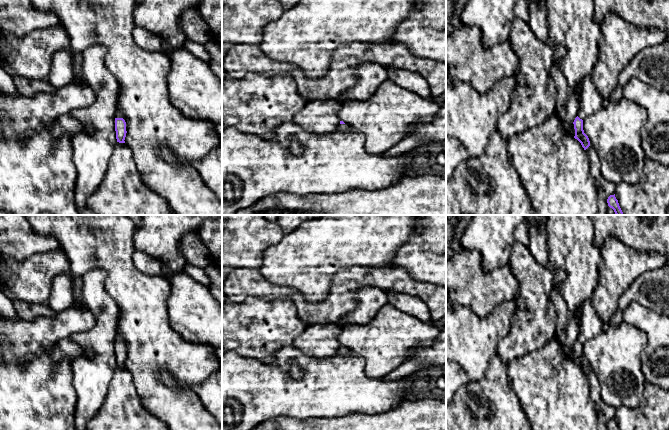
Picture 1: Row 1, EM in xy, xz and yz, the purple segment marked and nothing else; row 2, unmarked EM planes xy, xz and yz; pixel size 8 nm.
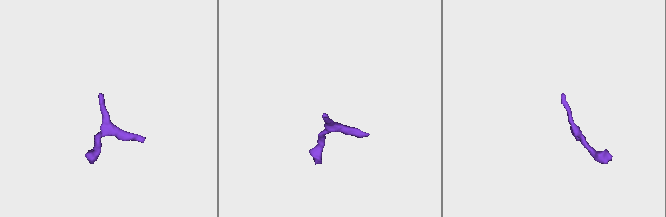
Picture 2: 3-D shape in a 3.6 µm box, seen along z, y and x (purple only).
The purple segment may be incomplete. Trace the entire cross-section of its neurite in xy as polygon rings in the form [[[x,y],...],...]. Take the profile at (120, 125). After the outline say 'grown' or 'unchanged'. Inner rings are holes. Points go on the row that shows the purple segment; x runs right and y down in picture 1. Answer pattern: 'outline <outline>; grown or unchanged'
outline [[[116,110],[115,115],[115,131],[116,131],[116,139],[119,143],[125,143],[126,137],[126,122],[123,119],[123,114],[118,110]]]; grown

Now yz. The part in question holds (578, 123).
outline [[[588,74],[582,80],[580,108],[578,116],[573,122],[575,129],[574,138],[581,143],[584,150],[590,146],[590,141],[588,136],[584,133],[583,120],[587,116],[597,112],[602,107],[602,102],[603,98],[596,91],[591,76]]]; grown

